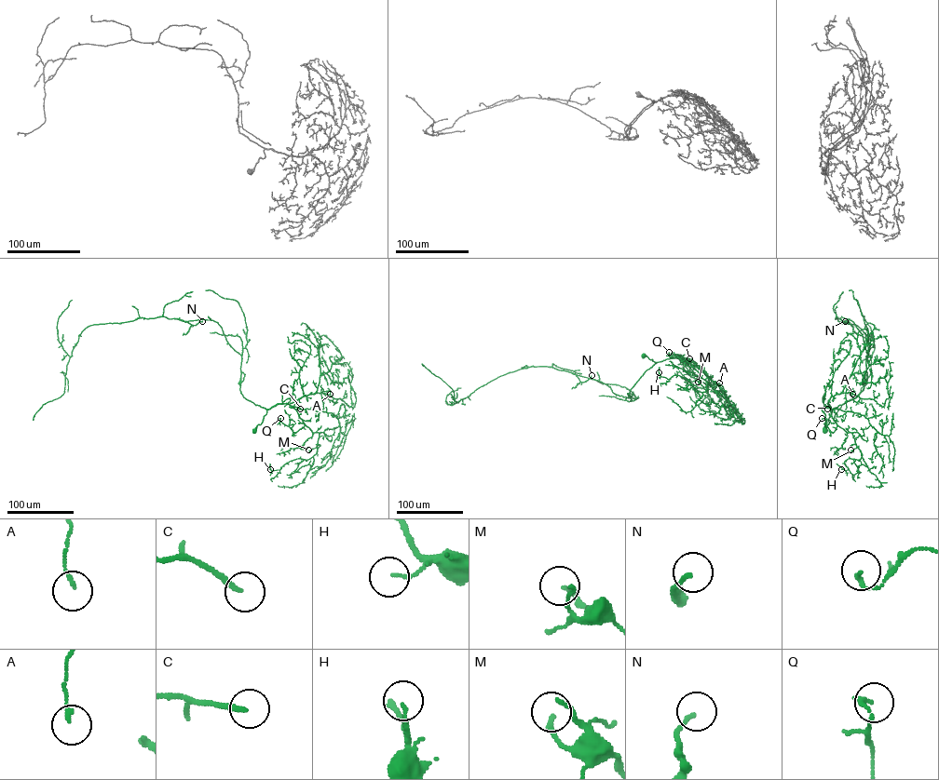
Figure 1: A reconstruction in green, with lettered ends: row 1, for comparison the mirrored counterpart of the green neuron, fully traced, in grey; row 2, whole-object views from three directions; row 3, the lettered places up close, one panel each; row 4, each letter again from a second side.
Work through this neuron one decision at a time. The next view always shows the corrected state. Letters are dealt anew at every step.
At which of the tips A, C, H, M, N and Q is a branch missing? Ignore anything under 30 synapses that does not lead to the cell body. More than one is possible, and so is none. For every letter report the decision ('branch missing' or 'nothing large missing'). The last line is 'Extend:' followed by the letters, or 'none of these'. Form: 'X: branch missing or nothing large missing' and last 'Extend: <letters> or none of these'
A: nothing large missing
C: nothing large missing
H: nothing large missing
M: nothing large missing
N: nothing large missing
Q: nothing large missing
Extend: none of these

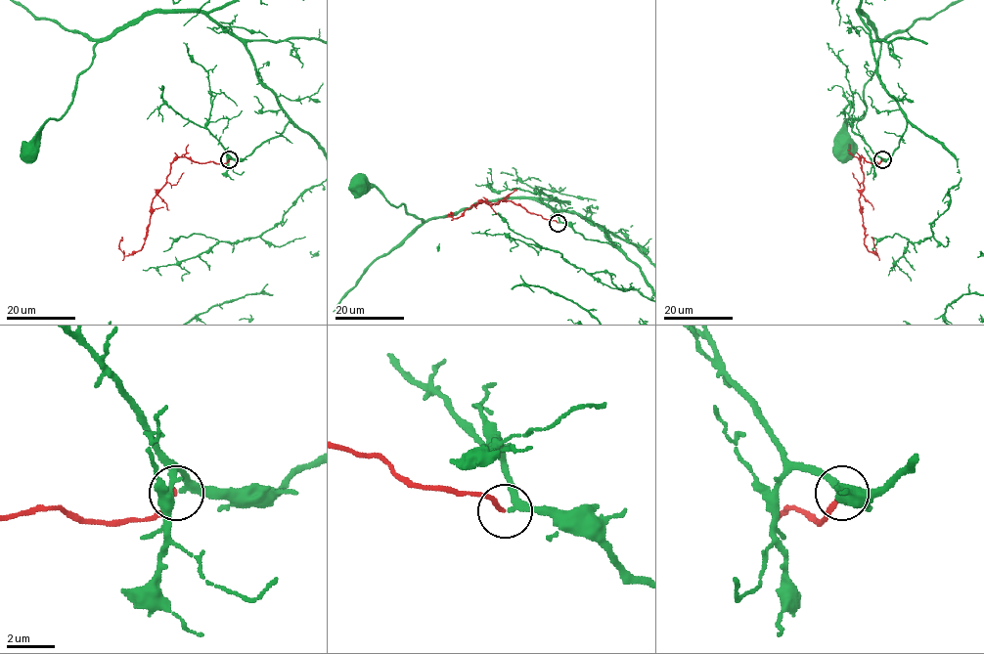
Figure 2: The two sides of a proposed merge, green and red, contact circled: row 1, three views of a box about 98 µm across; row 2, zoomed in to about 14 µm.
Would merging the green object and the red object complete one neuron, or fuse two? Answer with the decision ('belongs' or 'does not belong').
belongs

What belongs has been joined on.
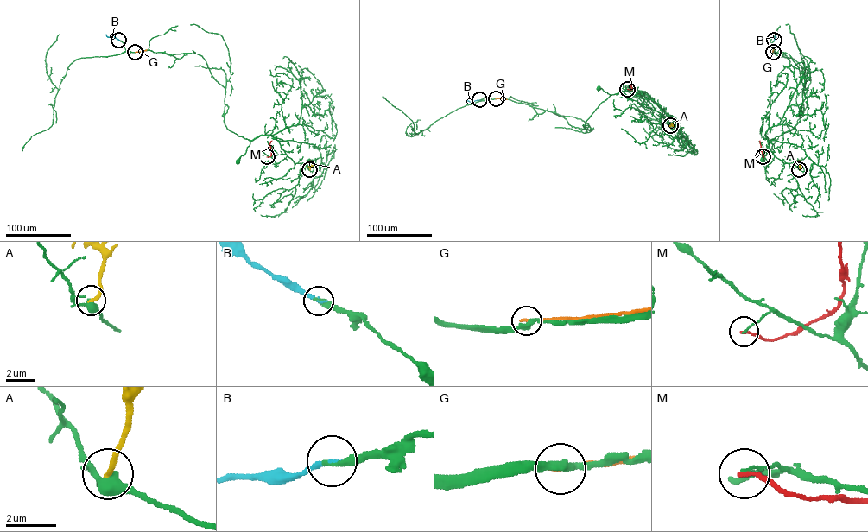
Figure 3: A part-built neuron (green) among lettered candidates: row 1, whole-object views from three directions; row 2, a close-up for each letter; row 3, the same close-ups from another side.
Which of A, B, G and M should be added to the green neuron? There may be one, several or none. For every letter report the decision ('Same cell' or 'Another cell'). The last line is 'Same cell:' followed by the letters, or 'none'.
A: Another cell
B: Same cell
G: Another cell
M: Another cell
Same cell: B

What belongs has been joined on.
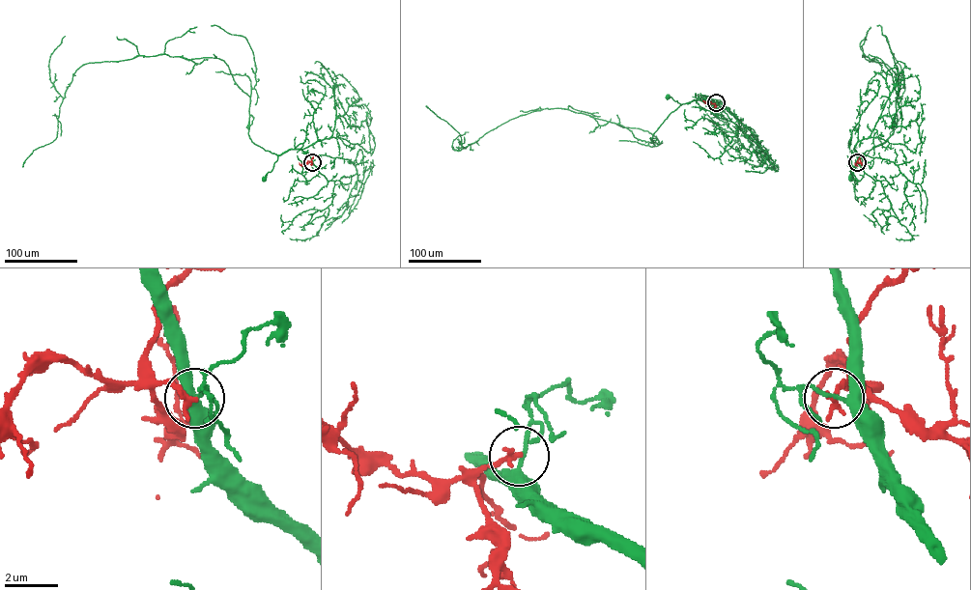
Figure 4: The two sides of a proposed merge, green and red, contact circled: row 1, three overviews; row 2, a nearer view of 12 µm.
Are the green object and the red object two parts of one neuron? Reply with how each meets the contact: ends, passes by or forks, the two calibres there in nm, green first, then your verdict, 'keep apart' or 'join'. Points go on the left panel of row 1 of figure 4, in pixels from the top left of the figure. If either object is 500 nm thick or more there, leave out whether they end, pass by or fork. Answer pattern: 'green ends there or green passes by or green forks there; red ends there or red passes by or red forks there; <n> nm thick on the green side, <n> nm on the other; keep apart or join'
green forks there; red ends there; 260 nm thick on the green side, 240 nm on the other; keep apart

